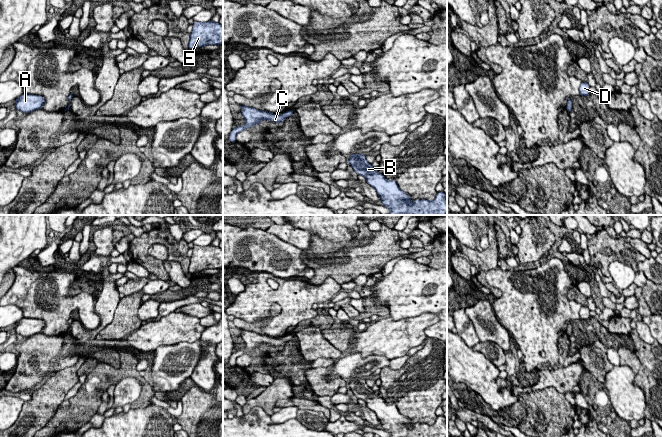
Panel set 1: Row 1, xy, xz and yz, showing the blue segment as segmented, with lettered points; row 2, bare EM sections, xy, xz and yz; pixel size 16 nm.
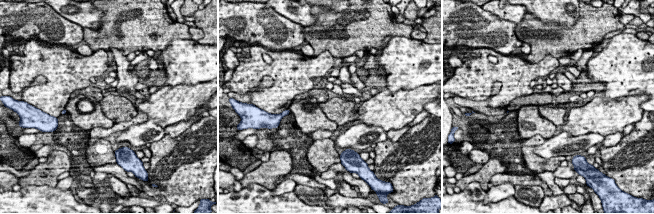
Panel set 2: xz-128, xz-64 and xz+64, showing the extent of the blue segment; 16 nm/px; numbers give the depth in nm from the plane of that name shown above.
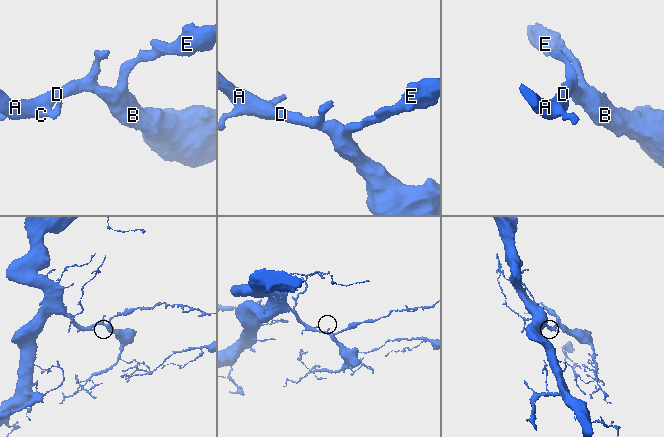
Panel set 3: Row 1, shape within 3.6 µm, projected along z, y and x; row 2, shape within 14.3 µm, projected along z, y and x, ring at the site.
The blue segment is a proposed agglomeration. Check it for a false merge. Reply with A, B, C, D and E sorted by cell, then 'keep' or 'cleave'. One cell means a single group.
A B C D E; keep

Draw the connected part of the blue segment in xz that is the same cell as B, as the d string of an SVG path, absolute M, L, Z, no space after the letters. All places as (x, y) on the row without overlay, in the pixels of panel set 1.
M364 378L350 379L347 387L358 399L366 402L390 437L447 437L447 419L444 416L438 416L432 425L422 423L412 426L411 421L398 411L395 404L388 405L376 396Z

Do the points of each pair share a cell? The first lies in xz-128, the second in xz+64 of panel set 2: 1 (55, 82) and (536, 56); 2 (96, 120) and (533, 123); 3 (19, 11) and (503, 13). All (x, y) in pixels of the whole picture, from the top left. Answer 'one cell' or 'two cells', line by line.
1: two cells
2: one cell
3: two cells

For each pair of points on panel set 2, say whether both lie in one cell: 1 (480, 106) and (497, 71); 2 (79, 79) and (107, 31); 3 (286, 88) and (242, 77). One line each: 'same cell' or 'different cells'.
1: different cells
2: different cells
3: same cell

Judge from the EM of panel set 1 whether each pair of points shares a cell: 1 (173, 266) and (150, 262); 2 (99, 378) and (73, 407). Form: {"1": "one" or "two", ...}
{"1": "two", "2": "one"}

